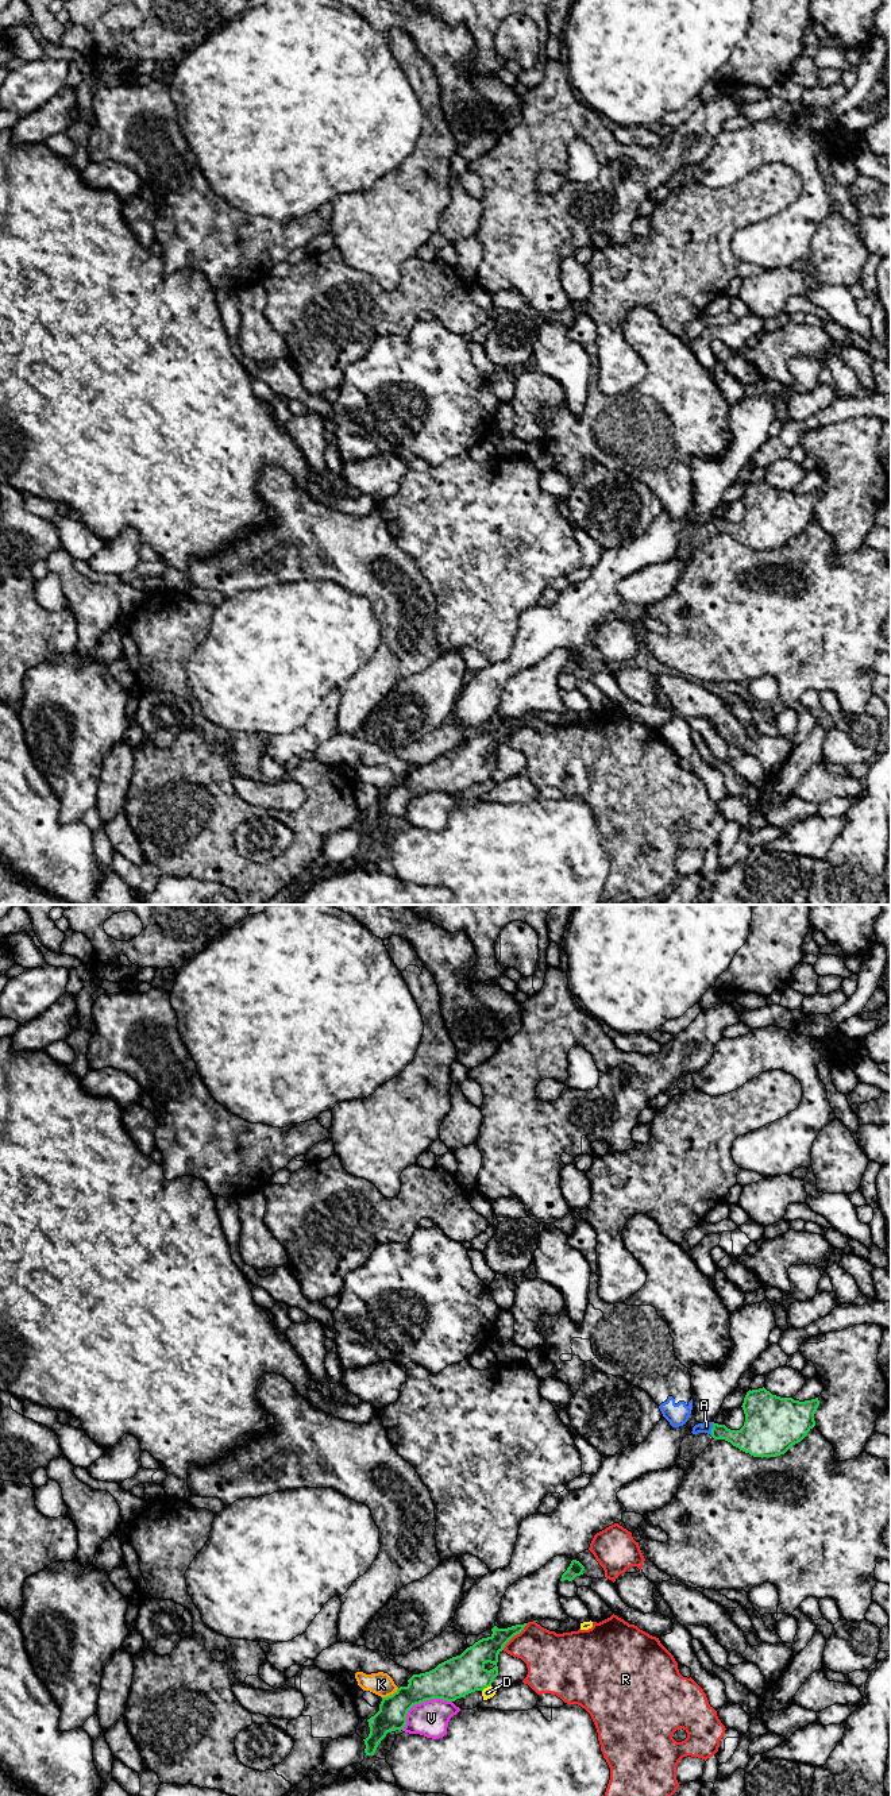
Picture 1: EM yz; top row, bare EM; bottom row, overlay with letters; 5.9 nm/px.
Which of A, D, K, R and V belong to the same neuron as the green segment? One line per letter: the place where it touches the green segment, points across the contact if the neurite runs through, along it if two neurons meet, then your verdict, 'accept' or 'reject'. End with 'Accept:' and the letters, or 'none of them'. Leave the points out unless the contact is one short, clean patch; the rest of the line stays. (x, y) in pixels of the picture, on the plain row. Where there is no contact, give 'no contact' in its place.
A: yz (712, 521) | along yz (713, 515), (710, 527) | reject
D: yz (486, 779) | along yz (490, 777), (482, 783) | reject
K: yz (390, 787) | along yz (398, 781), (382, 790) | reject
R: yz (515, 727) | reject
V: yz (420, 794) | reject
Accept: none of them

